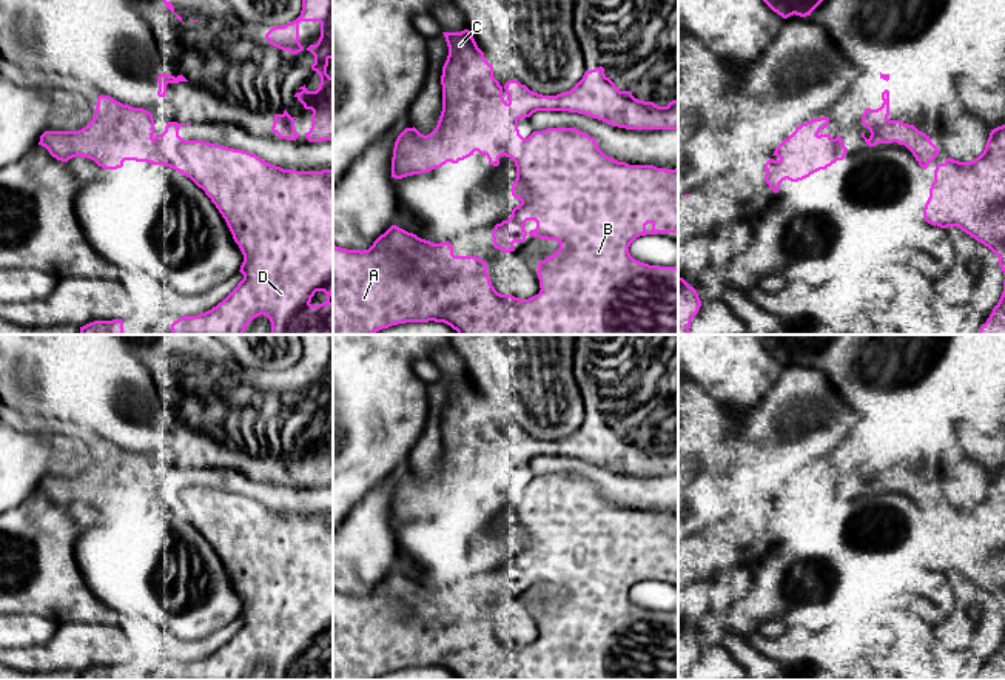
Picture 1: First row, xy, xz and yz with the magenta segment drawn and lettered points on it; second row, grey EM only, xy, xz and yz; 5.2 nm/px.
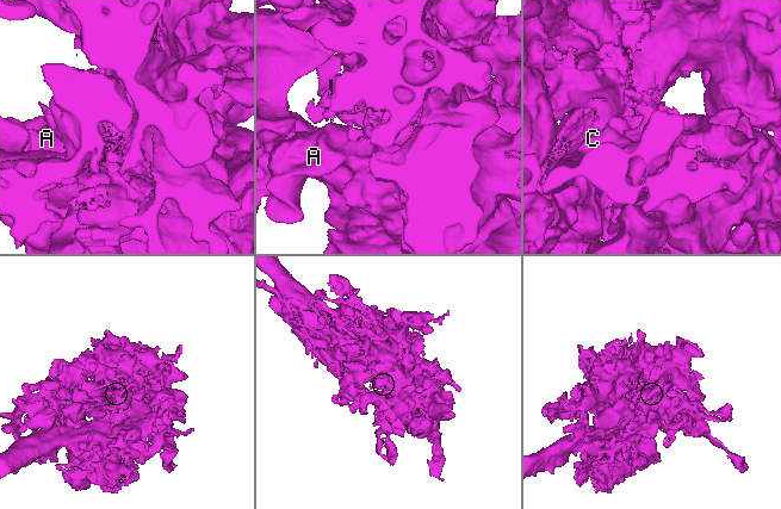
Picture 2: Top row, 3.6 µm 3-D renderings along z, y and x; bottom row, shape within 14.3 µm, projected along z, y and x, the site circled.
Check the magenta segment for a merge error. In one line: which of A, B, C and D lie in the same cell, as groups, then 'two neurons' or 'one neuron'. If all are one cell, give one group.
A B C D; one neuron

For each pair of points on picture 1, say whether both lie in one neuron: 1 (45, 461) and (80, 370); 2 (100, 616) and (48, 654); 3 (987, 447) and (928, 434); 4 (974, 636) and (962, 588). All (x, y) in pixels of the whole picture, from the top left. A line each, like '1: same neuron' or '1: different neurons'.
1: different neurons
2: different neurons
3: different neurons
4: same neuron

